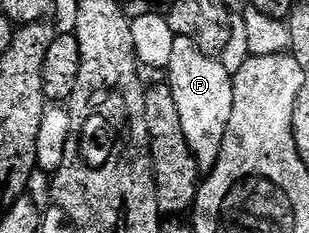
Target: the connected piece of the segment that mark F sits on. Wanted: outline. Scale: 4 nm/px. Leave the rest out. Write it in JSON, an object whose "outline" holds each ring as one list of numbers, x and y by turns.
{"outline":[[179,36,172,42,168,75,172,98,176,98,176,110,180,110,184,138,188,138,188,146,198,160,199,173,208,174,220,158,220,146,224,146,224,134,232,119,234,78,224,70,221,59,206,56,196,47,196,42,188,42,188,38]]}

